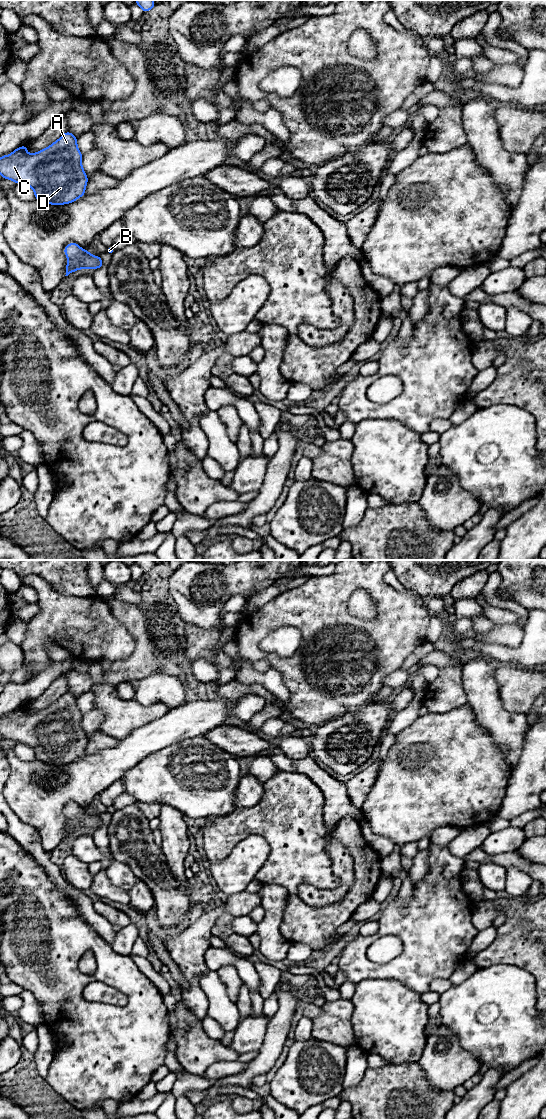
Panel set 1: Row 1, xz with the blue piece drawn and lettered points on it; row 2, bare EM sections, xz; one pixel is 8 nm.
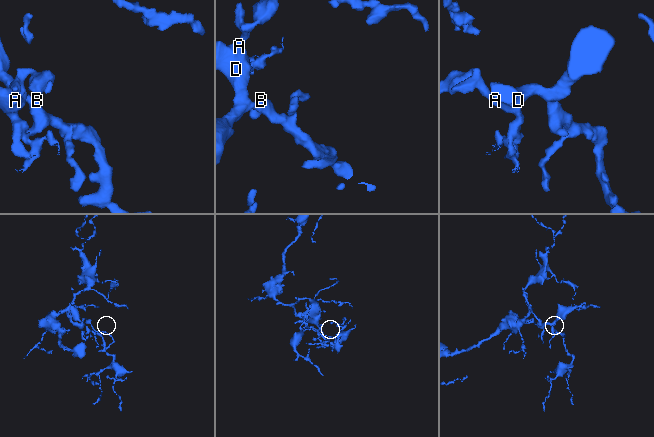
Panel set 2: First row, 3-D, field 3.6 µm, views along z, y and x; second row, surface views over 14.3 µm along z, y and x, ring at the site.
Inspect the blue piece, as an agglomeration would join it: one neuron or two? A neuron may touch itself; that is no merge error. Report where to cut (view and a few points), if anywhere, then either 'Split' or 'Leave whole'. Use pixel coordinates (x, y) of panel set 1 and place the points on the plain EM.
No split. Leave whole

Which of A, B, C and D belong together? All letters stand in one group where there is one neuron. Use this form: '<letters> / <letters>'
A B C D

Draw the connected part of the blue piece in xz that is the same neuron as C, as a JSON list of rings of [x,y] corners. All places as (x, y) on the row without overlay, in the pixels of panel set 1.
[[[67,691],[60,698],[34,714],[27,713],[28,706],[21,706],[11,715],[0,717],[0,735],[16,744],[25,744],[34,750],[35,759],[52,765],[75,762],[82,757],[88,737],[82,727],[82,714],[77,706],[77,698]]]

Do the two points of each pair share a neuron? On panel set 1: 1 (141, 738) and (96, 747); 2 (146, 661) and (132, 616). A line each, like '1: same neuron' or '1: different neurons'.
1: different neurons
2: same neuron

